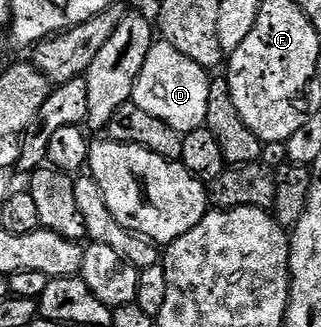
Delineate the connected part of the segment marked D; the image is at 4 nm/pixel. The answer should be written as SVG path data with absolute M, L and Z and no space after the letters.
M158 40L148 52L144 68L140 68L132 100L144 108L144 112L156 116L156 120L164 120L164 124L176 128L178 134L187 134L206 124L210 80L211 75L200 64L196 64L196 60L188 60L184 52L176 52L170 42Z

